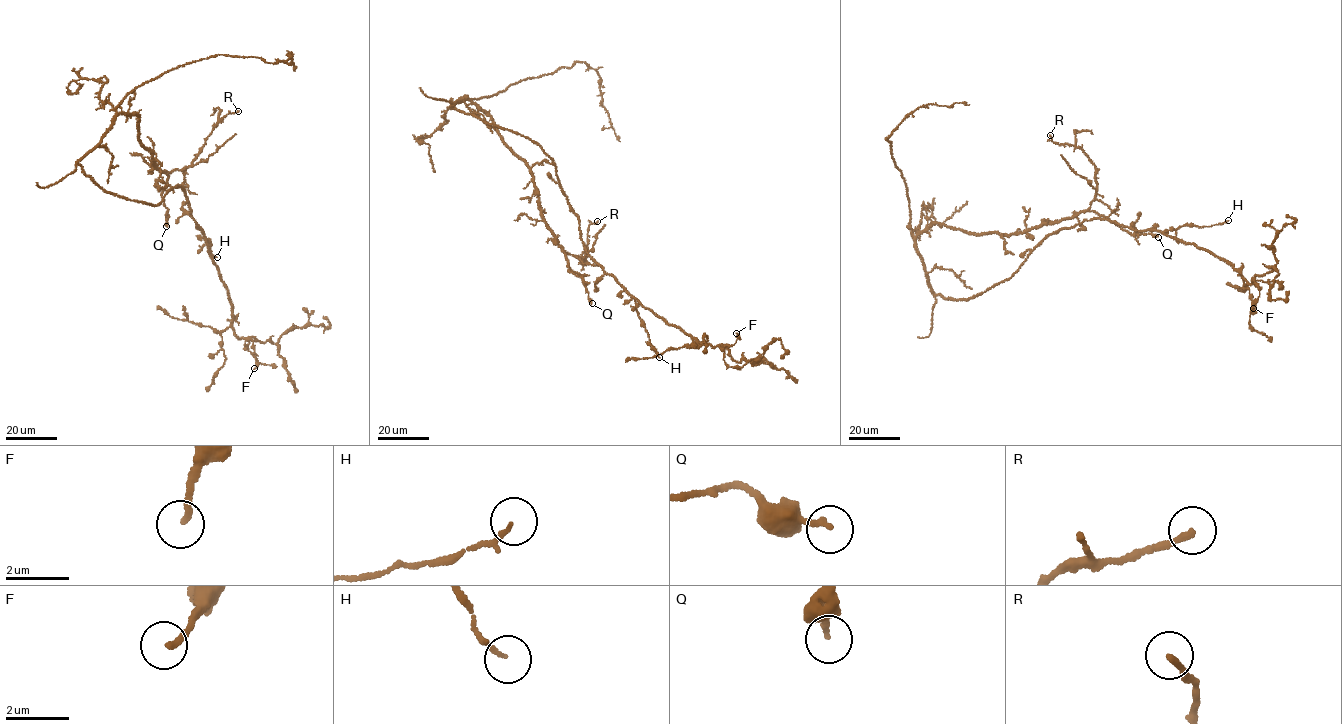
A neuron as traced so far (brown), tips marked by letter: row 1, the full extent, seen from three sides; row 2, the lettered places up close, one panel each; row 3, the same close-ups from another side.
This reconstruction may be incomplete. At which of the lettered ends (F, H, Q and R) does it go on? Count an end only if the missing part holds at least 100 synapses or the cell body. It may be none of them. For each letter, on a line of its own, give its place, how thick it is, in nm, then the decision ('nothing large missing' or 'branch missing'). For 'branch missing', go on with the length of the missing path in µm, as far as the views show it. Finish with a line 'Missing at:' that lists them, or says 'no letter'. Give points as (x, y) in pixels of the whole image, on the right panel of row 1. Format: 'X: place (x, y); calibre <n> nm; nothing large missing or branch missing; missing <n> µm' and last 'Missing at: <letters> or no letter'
F: place (1253, 308); calibre 200 nm; nothing large missing
H: place (1228, 220); calibre 120 nm; nothing large missing
Q: place (1158, 237); calibre 180 nm; nothing large missing
R: place (1050, 135); calibre 190 nm; nothing large missing
Missing at: no letter

